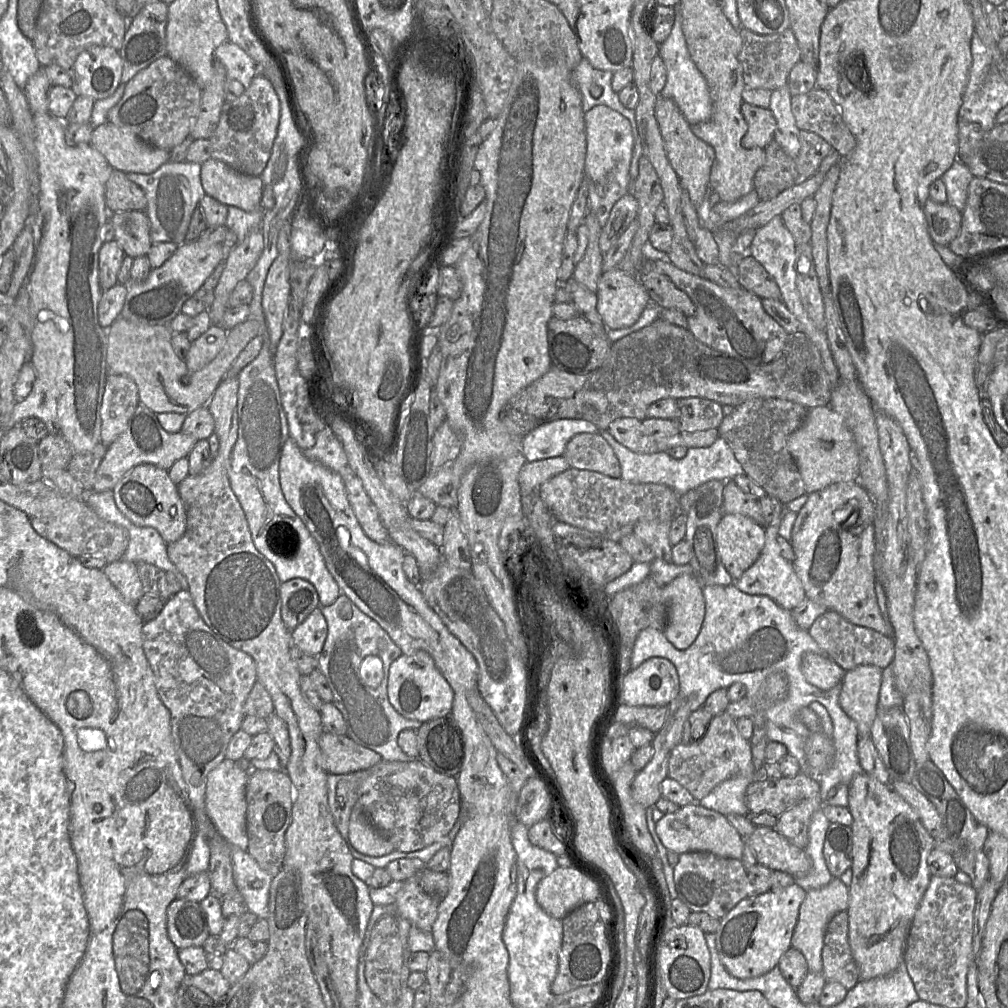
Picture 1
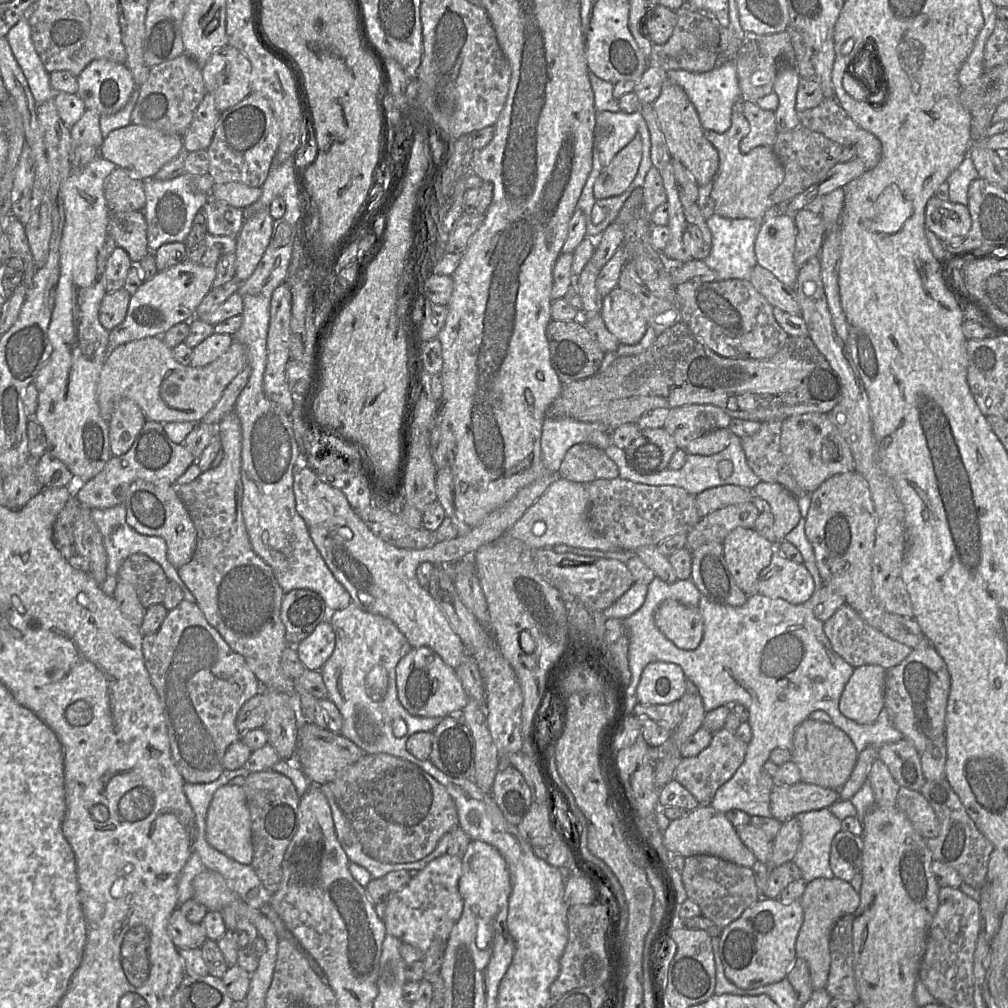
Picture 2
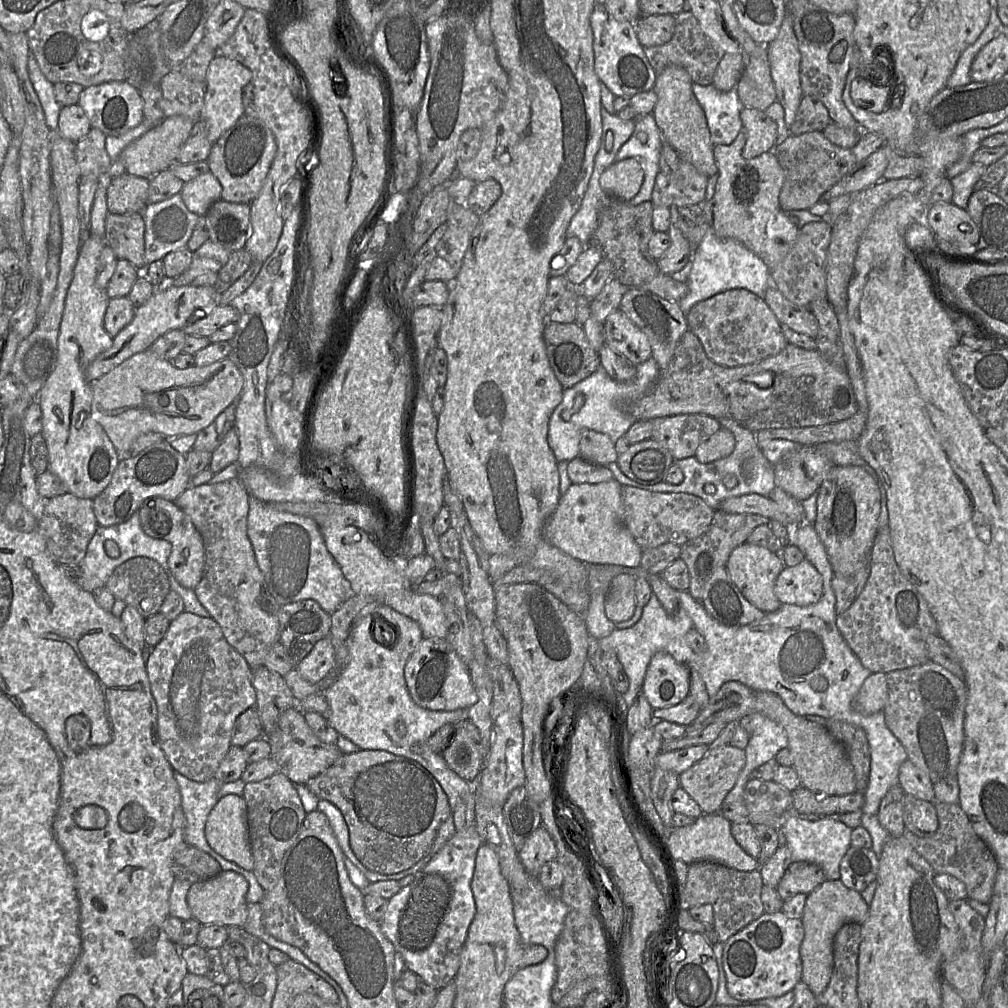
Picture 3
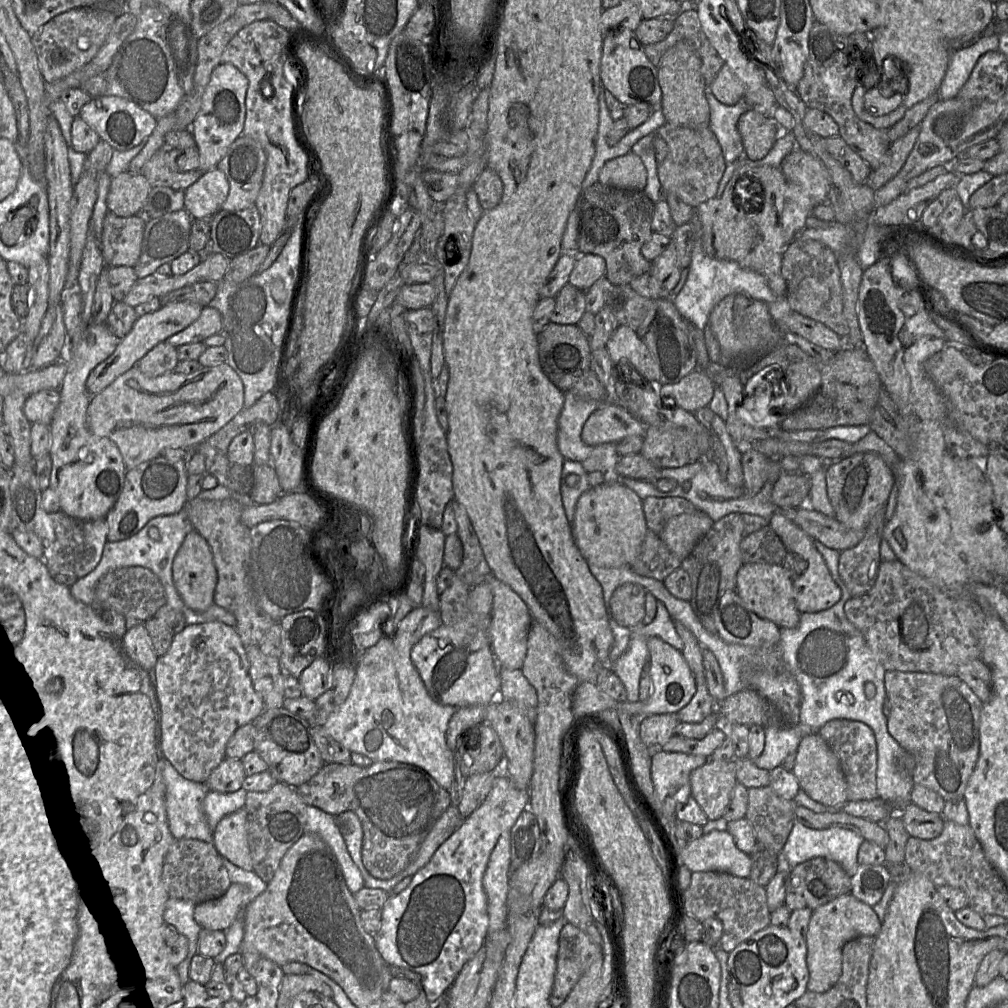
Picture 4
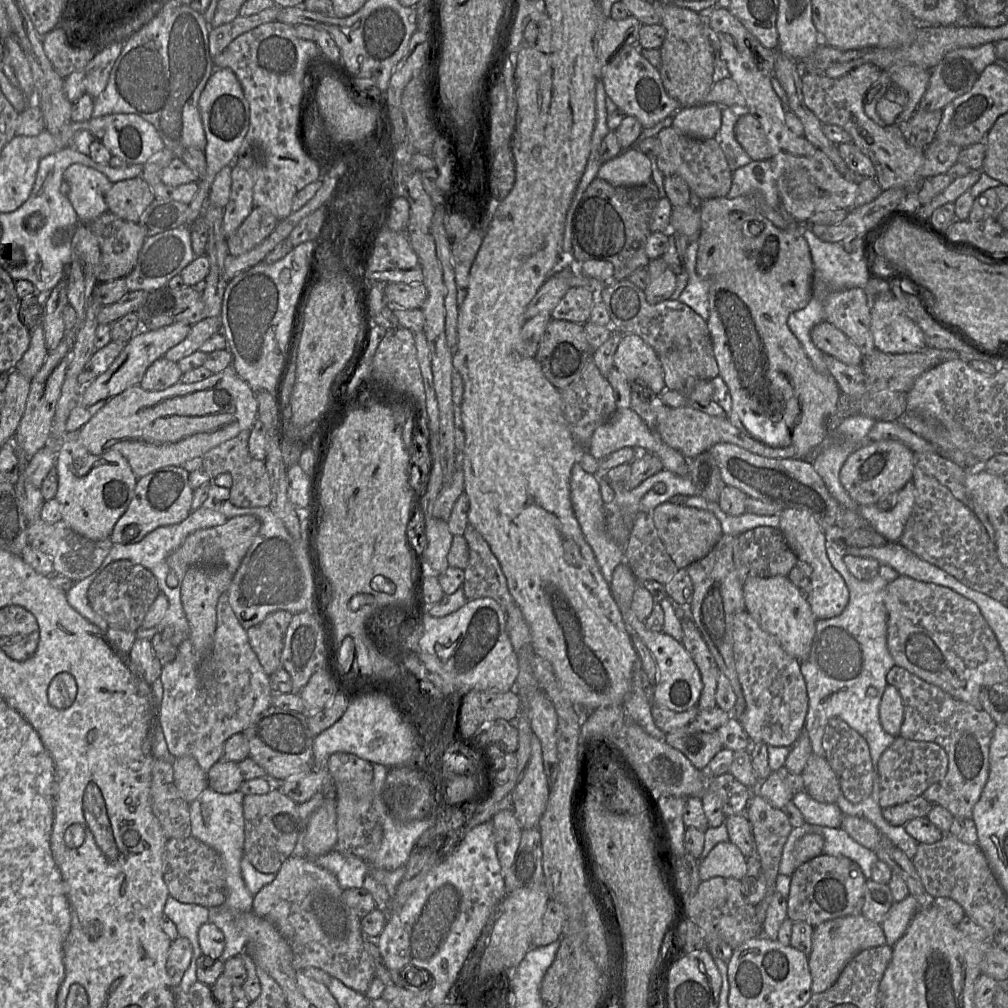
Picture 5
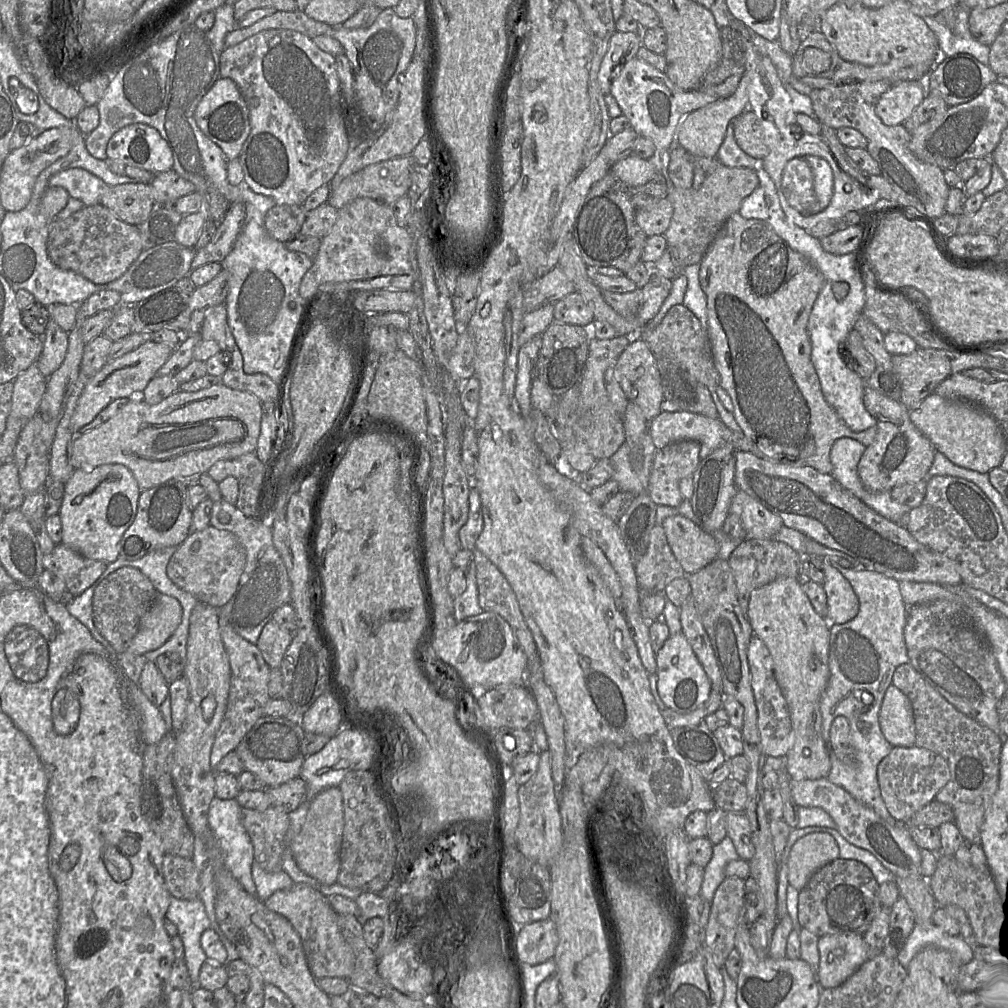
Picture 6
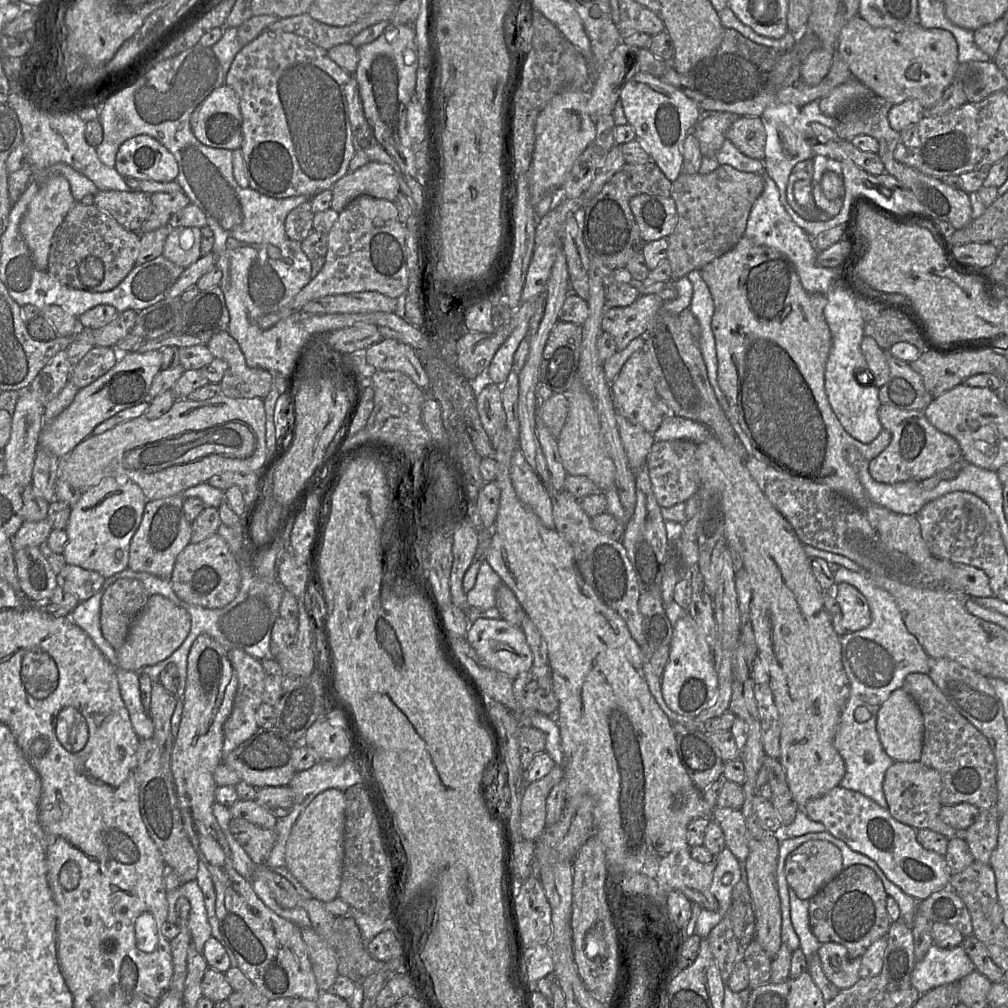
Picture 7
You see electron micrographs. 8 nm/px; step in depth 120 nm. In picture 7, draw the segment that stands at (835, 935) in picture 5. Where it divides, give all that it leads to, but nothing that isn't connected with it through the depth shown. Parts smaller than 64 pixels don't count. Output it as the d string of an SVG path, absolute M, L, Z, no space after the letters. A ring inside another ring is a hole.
M822 943L818 950L827 979L840 990L852 987L859 979L862 957L852 956L839 943Z

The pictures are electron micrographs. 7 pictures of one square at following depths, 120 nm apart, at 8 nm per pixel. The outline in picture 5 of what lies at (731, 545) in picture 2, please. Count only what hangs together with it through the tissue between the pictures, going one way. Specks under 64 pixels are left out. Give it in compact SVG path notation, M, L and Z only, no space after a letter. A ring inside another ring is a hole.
M752 577L743 583L746 611L766 632L780 641L785 652L800 663L809 656L816 632L817 618L804 593L788 577Z

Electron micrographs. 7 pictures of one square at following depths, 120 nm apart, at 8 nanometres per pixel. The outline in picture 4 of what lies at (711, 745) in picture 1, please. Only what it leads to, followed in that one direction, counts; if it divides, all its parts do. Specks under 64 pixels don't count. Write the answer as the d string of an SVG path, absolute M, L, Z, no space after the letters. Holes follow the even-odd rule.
M708 759L690 774L691 796L708 820L716 820L723 816L737 782L736 760Z

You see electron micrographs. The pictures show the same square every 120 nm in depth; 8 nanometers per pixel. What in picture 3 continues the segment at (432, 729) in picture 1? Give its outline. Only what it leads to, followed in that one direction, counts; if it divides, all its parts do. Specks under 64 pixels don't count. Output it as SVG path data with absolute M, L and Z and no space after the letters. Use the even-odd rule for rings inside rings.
M468 719L454 725L453 736L442 756L451 770L468 783L476 783L486 764L478 728Z

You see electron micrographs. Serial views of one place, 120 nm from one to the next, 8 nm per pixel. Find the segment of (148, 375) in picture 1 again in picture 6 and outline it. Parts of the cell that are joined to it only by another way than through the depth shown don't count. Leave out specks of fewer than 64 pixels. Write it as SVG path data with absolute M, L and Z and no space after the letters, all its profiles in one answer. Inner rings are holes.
M221 382L196 392L183 392L178 390L156 405L149 405L140 398L130 398L129 402L119 408L117 413L105 423L81 435L74 435L71 443L70 461L74 469L83 470L92 470L97 466L105 464L122 464L132 472L140 490L144 491L170 479L183 479L184 477L191 475L201 475L203 473L207 473L210 467L219 460L230 460L247 453L256 452L258 438L260 435L261 417L262 403L255 395L246 391L231 389L226 387Z

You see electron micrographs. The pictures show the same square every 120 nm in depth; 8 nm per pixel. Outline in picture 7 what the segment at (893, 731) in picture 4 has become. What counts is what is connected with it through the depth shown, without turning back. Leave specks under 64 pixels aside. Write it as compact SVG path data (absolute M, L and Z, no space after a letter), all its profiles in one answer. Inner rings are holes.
M908 674L902 689L911 695L922 712L924 739L920 761L941 775L942 805L967 802L978 808L977 819L965 830L964 839L975 860L990 864L991 855L998 844L1000 817L997 811L996 760L987 738L957 711L928 674Z

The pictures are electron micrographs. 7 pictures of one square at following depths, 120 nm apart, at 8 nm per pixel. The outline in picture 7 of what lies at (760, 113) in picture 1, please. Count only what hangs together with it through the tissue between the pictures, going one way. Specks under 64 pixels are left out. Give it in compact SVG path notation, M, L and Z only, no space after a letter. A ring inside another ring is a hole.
M737 117L726 132L726 139L747 157L764 159L766 133L760 117Z

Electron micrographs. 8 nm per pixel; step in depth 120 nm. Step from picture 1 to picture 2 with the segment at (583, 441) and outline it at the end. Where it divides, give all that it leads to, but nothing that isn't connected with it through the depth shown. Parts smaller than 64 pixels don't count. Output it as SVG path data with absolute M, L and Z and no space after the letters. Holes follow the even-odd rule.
M588 443L572 446L565 454L558 477L577 483L619 477L616 464L601 450Z

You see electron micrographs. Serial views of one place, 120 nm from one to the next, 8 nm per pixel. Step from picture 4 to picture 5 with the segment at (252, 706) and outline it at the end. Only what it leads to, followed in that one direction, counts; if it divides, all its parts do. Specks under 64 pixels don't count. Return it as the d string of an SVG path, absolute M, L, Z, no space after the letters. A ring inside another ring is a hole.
M224 592L216 606L217 625L214 634L213 648L208 659L199 660L192 642L184 639L178 646L174 661L162 667L161 682L164 688L160 704L160 725L163 730L169 752L175 757L192 756L204 772L219 760L222 760L225 742L234 734L242 733L256 718L272 705L274 696L268 676L252 649L247 631L240 625Z

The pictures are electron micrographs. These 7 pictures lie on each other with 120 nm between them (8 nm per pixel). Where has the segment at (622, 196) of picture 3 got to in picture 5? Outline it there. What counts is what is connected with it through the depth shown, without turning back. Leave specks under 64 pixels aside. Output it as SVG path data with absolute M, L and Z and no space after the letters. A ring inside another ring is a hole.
M622 148L619 155L602 163L597 177L614 186L643 186L652 181L651 161L637 148Z

